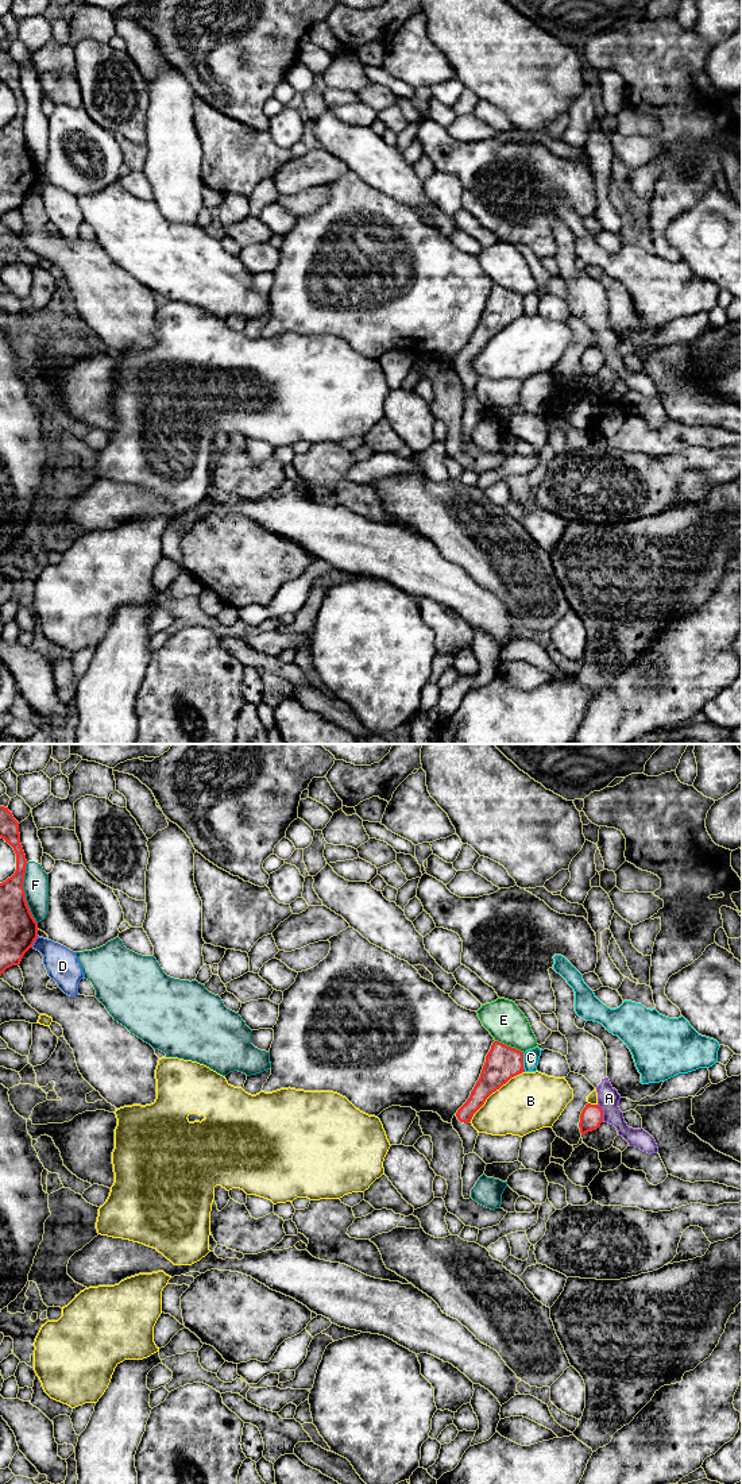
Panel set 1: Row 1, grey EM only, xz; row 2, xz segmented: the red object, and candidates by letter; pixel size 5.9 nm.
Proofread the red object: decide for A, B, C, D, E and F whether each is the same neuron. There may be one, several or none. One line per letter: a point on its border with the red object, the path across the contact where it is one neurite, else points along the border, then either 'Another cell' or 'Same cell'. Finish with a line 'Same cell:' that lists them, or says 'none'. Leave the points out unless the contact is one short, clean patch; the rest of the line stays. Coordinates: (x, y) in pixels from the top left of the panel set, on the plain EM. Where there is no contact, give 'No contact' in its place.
A: Touches red at xz (602, 355). Boundary: xz (596, 349), (602, 354), (603, 363). Another cell
B: Touches red at xz (494, 335). Another cell
C: Touches red at xz (522, 307). Another cell
D: Touches red at xz (34, 185). Another cell
E: Touches red at xz (510, 290). Another cell
F: Touches red at xz (24, 137). Another cell
Same cell: none

